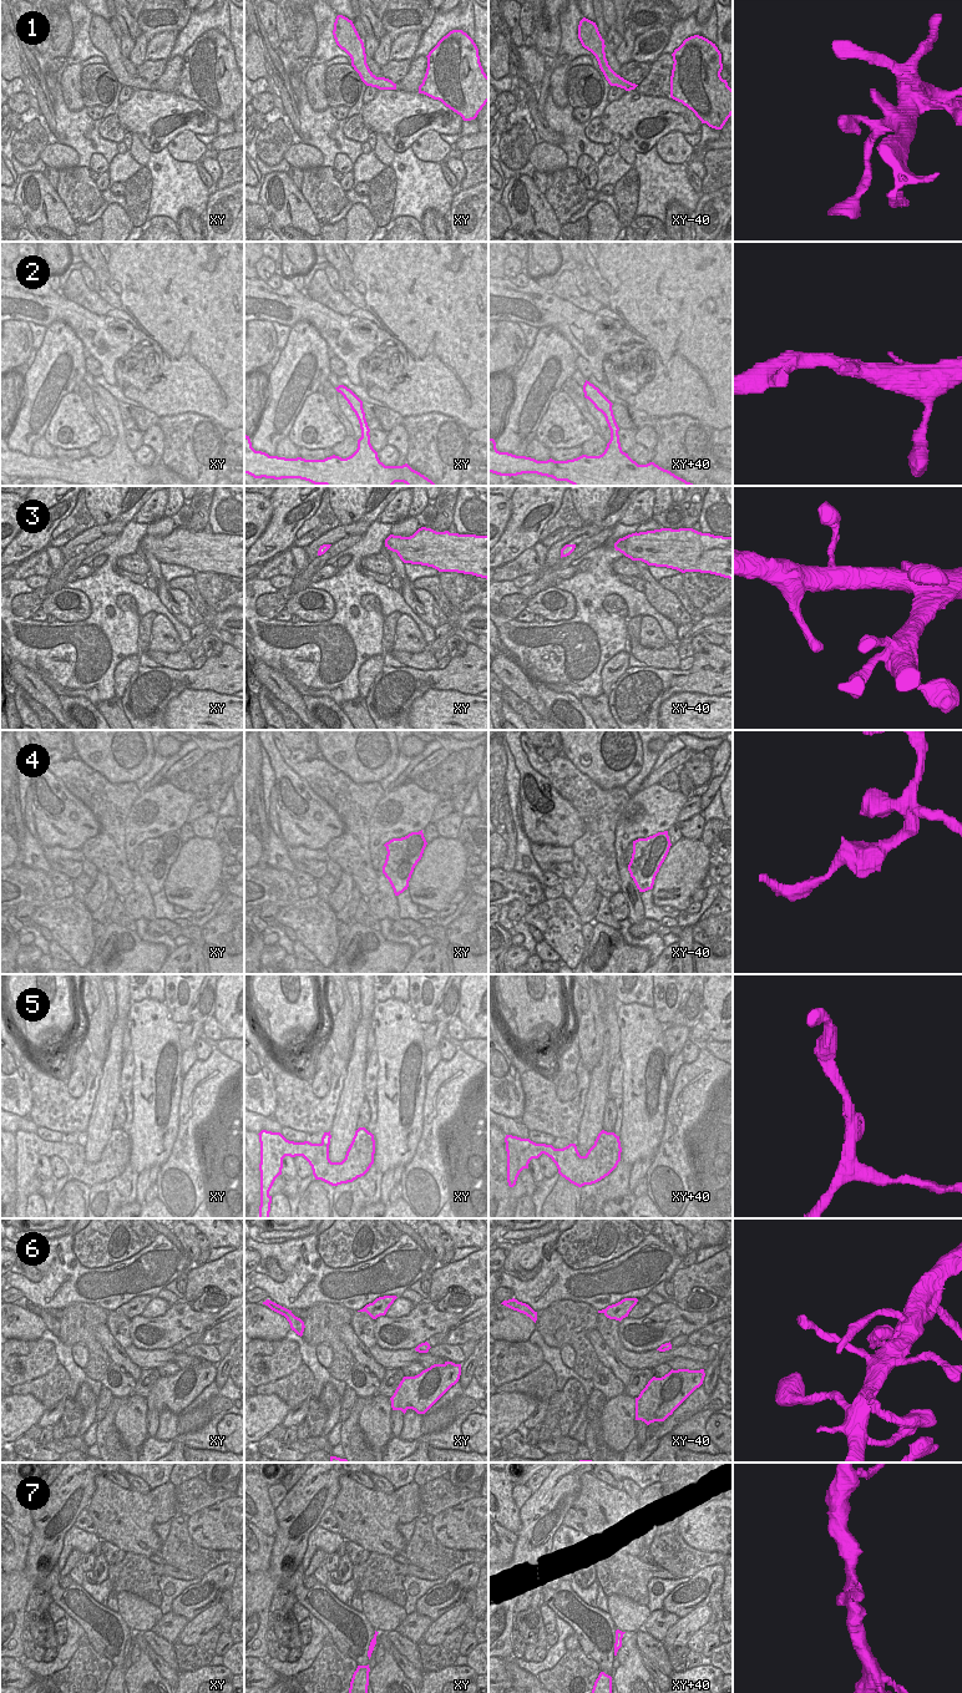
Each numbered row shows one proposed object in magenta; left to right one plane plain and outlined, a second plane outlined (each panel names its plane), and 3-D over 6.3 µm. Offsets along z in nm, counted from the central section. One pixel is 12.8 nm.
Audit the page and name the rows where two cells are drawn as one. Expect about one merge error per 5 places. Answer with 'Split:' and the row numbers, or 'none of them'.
Split: 4

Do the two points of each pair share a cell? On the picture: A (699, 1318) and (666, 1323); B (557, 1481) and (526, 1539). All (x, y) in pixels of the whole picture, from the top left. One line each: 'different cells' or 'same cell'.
A: same cell
B: same cell

